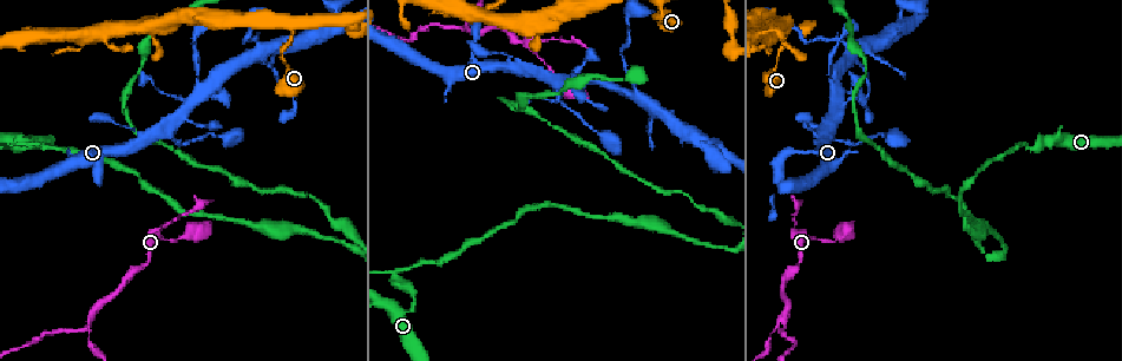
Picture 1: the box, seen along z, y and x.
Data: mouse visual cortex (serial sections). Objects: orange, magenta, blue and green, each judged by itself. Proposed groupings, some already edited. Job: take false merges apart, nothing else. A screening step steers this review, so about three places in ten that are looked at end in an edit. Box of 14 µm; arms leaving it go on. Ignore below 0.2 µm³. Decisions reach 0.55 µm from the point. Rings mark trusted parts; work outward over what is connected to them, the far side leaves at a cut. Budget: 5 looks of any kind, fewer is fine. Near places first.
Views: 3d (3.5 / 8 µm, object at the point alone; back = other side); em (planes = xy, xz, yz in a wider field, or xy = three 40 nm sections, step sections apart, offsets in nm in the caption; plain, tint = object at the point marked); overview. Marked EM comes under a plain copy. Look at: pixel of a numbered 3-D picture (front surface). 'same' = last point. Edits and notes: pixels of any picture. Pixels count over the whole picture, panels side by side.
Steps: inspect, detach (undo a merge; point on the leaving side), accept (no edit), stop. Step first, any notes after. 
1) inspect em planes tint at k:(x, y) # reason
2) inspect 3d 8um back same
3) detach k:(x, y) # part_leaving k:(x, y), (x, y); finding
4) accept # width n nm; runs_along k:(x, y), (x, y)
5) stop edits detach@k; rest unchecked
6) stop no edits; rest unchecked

inspect 3d 8um at 1:(786, 315) # two arms in line, one across

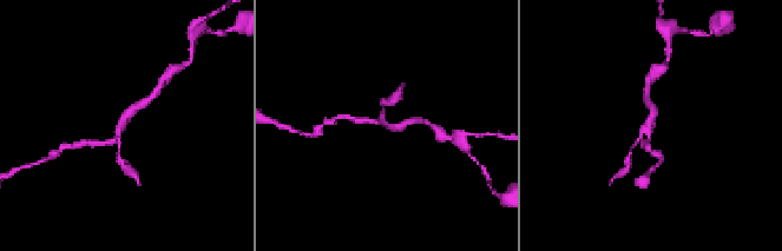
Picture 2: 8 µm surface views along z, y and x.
inspect 3d 3.5um at 2:(390, 126) # zoom in

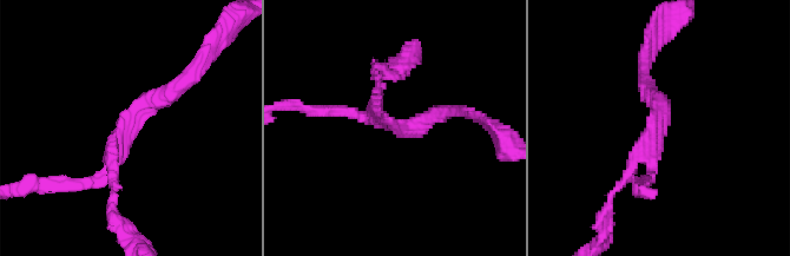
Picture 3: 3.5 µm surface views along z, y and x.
inspect em xy step 2 tint at 3:(392, 124) # now the EM

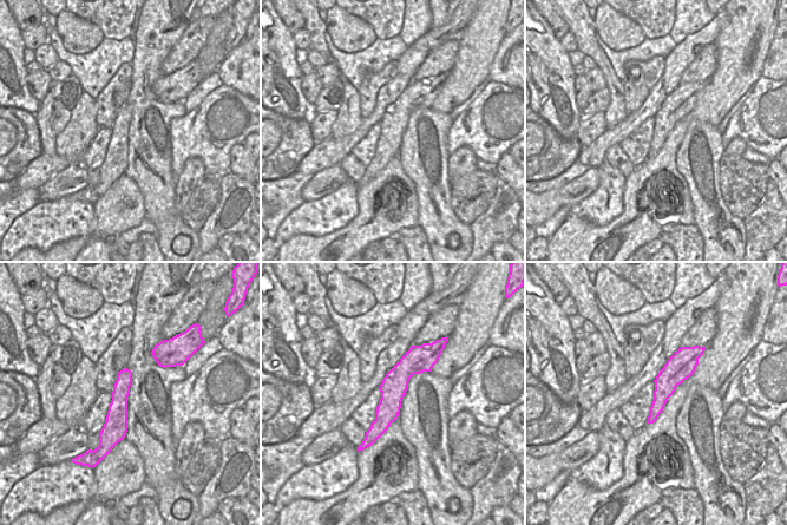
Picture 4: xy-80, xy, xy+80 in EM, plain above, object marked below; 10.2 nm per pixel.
accept # runs_along 4:(419, 350), (369, 439); continuous, no second cell

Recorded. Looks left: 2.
inspect 3d 3.5um at 1:(18, 149)

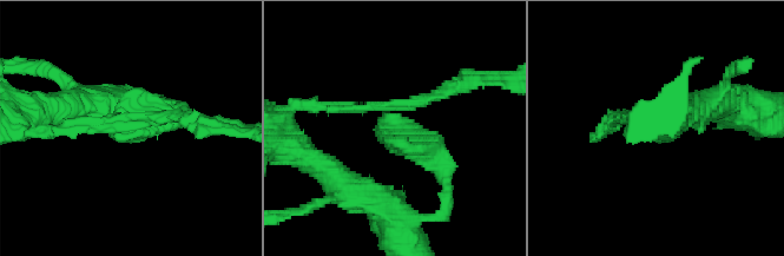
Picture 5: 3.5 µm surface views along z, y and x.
inspect em xy step 2 tint at 5:(390, 110) # arms 3; arm_widths 150, 150, 350 nm

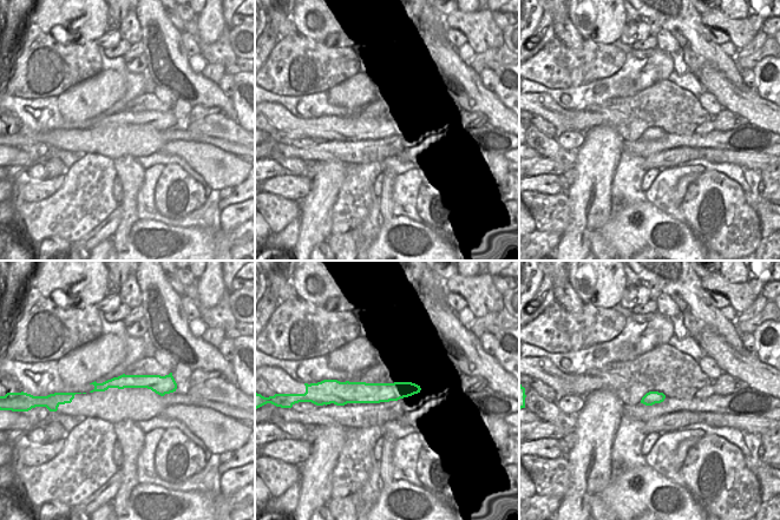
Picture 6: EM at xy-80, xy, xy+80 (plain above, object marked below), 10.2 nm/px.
detach 5:(450, 91) # part_leaving 5:(388, 112), (463, 81), (493, 79); two cells meet here

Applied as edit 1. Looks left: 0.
stop edits detach@5; rest unchecked

